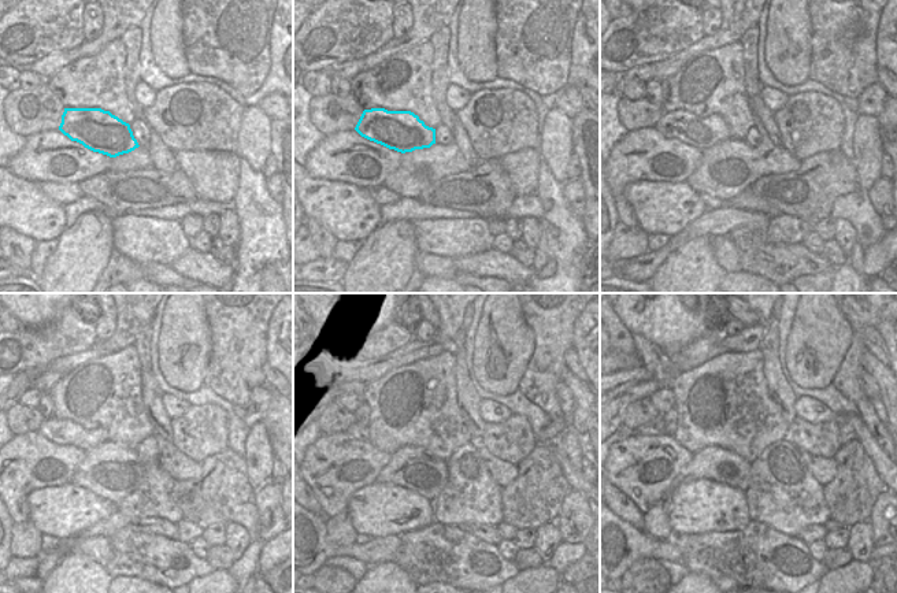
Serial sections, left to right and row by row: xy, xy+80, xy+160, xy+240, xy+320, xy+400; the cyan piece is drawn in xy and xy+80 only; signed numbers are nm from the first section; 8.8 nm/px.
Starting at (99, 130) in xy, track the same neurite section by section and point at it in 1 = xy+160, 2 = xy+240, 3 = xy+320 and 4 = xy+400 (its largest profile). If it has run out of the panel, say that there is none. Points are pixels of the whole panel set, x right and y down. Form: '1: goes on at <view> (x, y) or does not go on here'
1: goes on at xy+160 (701, 132)
2: goes on at xy+240 (60, 432)
3: goes on at xy+320 (355, 430)
4: goes on at xy+400 (653, 427)

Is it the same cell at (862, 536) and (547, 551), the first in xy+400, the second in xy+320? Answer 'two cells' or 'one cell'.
one cell

